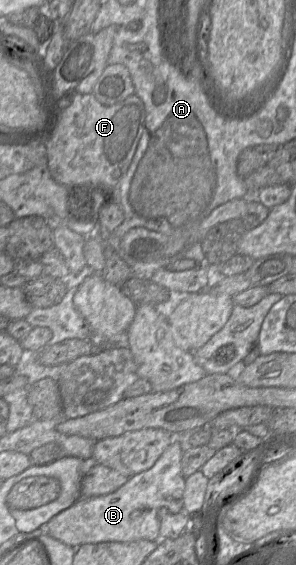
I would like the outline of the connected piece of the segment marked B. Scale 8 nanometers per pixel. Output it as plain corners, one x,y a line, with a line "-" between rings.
172,441
150,469
131,476
112,493
79,499
47,522
46,533
74,548
88,543
132,542
143,539
159,541
158,510
166,508
172,514
184,511
185,478
181,469
183,452
182,444

